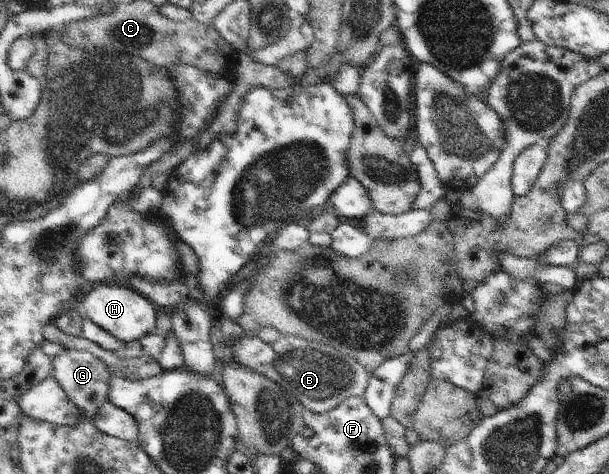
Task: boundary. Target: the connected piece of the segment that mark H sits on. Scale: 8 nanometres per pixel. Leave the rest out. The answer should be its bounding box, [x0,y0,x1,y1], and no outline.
[81,285,158,343]

